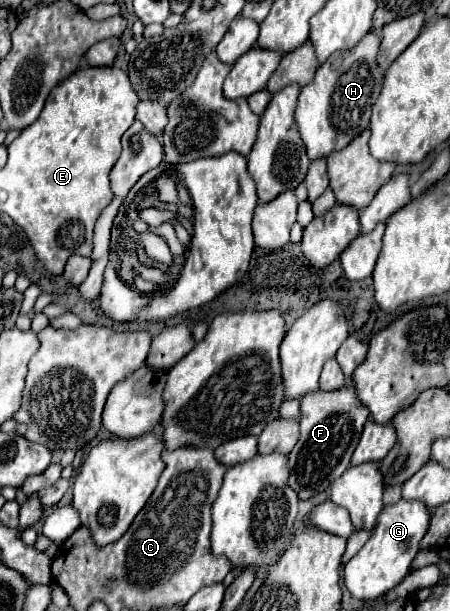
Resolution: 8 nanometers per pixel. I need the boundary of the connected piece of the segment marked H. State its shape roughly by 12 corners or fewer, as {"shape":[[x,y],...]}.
{"shape":[[380,37],[320,65],[294,119],[310,159],[368,127]]}

